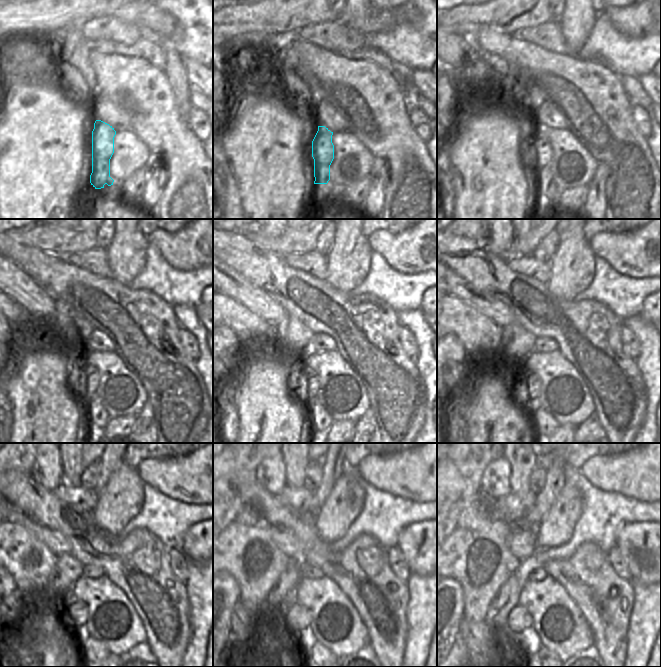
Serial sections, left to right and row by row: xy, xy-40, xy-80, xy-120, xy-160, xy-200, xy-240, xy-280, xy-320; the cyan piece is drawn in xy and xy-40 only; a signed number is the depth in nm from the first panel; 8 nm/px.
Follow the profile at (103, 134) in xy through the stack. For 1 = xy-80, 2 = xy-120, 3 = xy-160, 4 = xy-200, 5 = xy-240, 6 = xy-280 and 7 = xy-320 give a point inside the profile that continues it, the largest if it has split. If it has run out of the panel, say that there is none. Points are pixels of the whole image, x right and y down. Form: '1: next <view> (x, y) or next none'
1: next xy-80 (541, 148)
2: next xy-120 (91, 377)
3: next xy-160 (306, 389)
4: next xy-200 (527, 389)
5: next xy-240 (75, 611)
6: next xy-280 (296, 617)
7: next xy-320 (519, 619)

